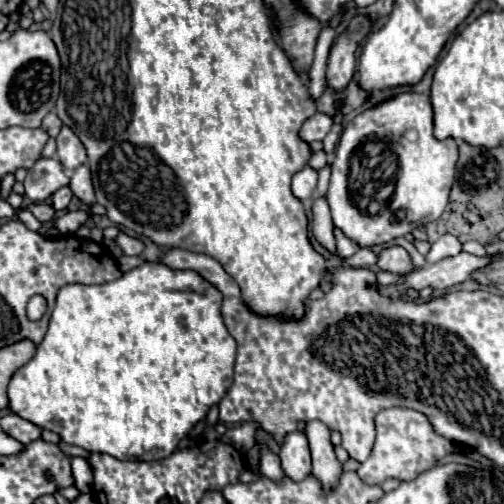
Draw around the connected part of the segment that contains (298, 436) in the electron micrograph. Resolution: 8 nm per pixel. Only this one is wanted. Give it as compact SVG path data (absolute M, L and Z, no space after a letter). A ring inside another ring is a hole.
M292 431L292 433L284 435L284 443L282 443L278 455L282 461L282 469L290 479L298 481L312 473L308 439L302 431Z

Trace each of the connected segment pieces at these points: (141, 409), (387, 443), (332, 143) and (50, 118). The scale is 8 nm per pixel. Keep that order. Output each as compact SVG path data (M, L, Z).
M144 263L128 273L124 273L120 279L102 283L102 285L66 285L58 291L56 307L50 317L50 325L46 331L44 341L38 345L36 355L20 367L8 385L8 399L10 399L10 411L16 413L18 417L38 425L40 429L48 429L60 435L62 441L70 445L78 445L86 451L96 451L96 453L106 453L116 459L124 461L154 461L154 459L164 459L168 457L178 443L186 437L186 433L208 415L208 409L216 405L222 395L228 391L232 373L234 373L234 357L236 357L236 343L232 335L226 331L222 315L220 315L220 305L222 305L222 295L218 289L210 287L198 273L194 271L174 271L168 269L162 263Z
M390 407L382 409L376 415L376 443L366 459L358 467L358 477L368 485L380 485L384 479L398 479L410 481L416 479L422 471L432 469L442 457L452 453L456 447L452 441L440 437L432 423L420 411L406 409L406 407Z
M334 124L330 134L328 134L323 141L323 150L326 151L326 155L328 157L332 157L334 155L334 149L336 149L336 146L340 139L340 133L343 130L342 125Z
M52 111L50 115L46 115L46 119L42 121L42 129L50 135L50 137L56 137L60 133L60 127L62 127L62 121L58 119L58 115Z

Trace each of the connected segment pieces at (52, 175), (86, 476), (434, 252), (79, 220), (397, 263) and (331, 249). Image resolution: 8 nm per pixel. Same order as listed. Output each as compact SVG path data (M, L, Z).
M42 157L38 163L28 169L24 189L26 197L32 203L44 203L48 197L52 197L58 189L70 185L70 177L64 171L64 165L58 159Z
M72 457L72 477L80 493L90 493L92 489L92 471L84 457Z
M442 235L430 249L430 253L426 255L426 261L428 263L436 263L440 261L440 253L444 257L452 257L456 253L462 253L462 243L454 237L454 235Z
M76 211L76 213L66 213L62 217L58 217L56 227L64 233L64 235L72 235L78 231L78 227L88 219L88 215L84 211Z
M390 247L390 249L384 249L384 251L380 253L378 267L380 267L382 271L394 273L394 275L406 275L406 273L412 273L414 263L412 263L410 255L406 253L406 249L402 249L402 247Z
M316 197L312 205L312 235L314 239L336 259L340 259L336 251L336 237L334 237L334 225L330 217L330 207L326 197Z

